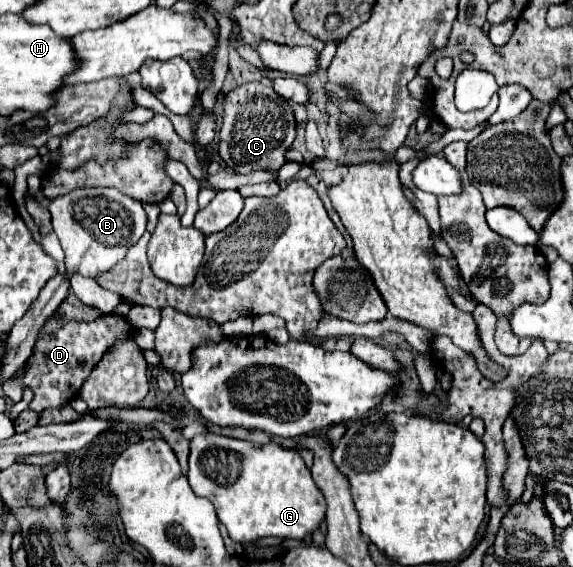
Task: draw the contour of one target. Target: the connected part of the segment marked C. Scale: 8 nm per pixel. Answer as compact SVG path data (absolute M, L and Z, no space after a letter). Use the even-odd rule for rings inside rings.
M246 83L230 93L224 95L224 107L222 107L222 129L220 129L220 143L218 153L220 159L226 163L226 167L234 169L236 173L250 173L250 171L276 171L284 165L284 149L292 145L296 139L296 119L290 109L290 105L266 83Z

